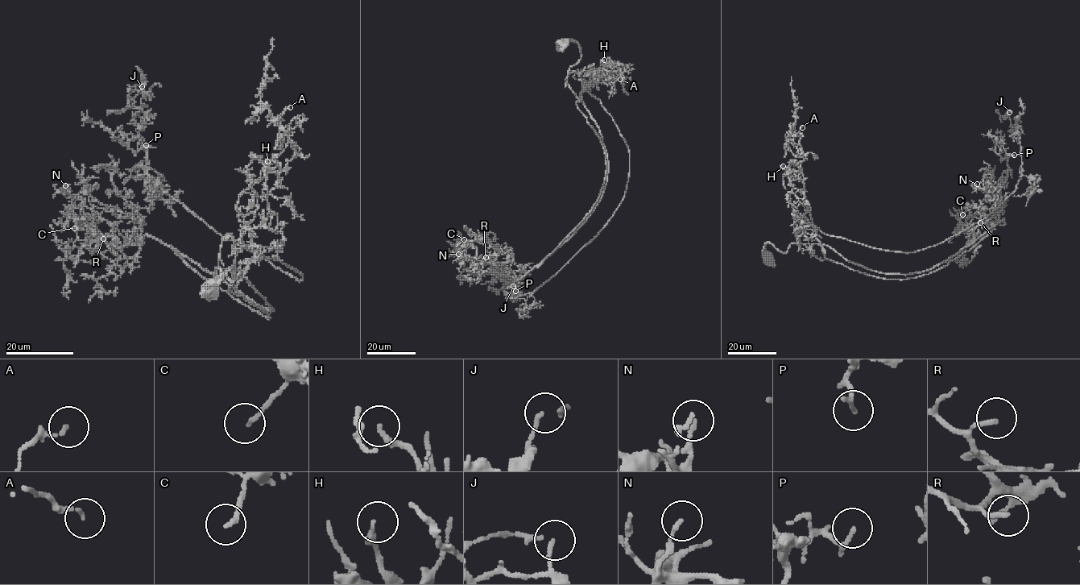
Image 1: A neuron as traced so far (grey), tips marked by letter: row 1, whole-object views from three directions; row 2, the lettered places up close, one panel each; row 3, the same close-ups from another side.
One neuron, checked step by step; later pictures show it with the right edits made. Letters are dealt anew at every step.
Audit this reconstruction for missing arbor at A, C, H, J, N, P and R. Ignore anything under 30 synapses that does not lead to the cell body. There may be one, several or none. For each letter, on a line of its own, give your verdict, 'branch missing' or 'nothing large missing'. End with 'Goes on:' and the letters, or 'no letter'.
A: nothing large missing
C: nothing large missing
H: nothing large missing
J: nothing large missing
N: nothing large missing
P: nothing large missing
R: nothing large missing
Goes on: no letter

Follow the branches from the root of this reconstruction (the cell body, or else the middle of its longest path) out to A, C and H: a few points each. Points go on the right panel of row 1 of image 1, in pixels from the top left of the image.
A: (767, 258), (767, 242), (784, 252), (792, 243), (821, 245), (796, 164), (804, 159), (788, 144), (802, 127)
C: (767, 258), (767, 242), (784, 252), (818, 243), (879, 272), (922, 272), (1004, 224), (962, 214)
H: (767, 258), (767, 242), (784, 252), (792, 243), (821, 245), (804, 200), (803, 175), (789, 172), (783, 166)

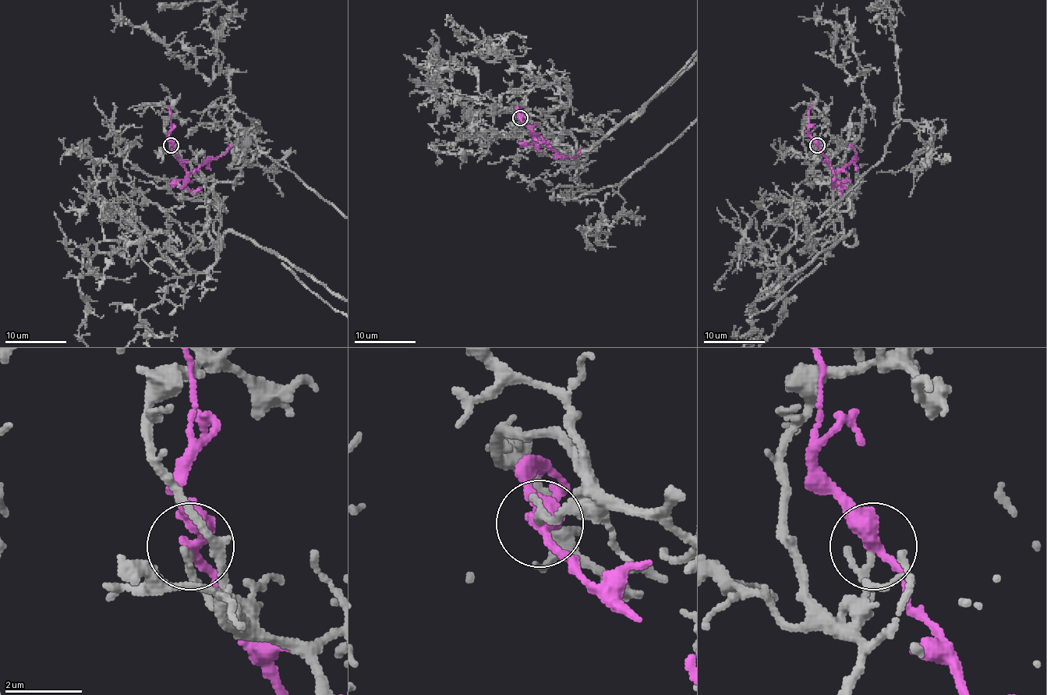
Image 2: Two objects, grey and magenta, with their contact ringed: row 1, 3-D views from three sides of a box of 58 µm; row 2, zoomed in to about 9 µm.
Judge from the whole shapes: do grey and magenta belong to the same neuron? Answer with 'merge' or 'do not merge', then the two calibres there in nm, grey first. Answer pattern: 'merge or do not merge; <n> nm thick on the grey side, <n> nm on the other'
do not merge; 130 nm thick on the grey side, 360 nm on the other

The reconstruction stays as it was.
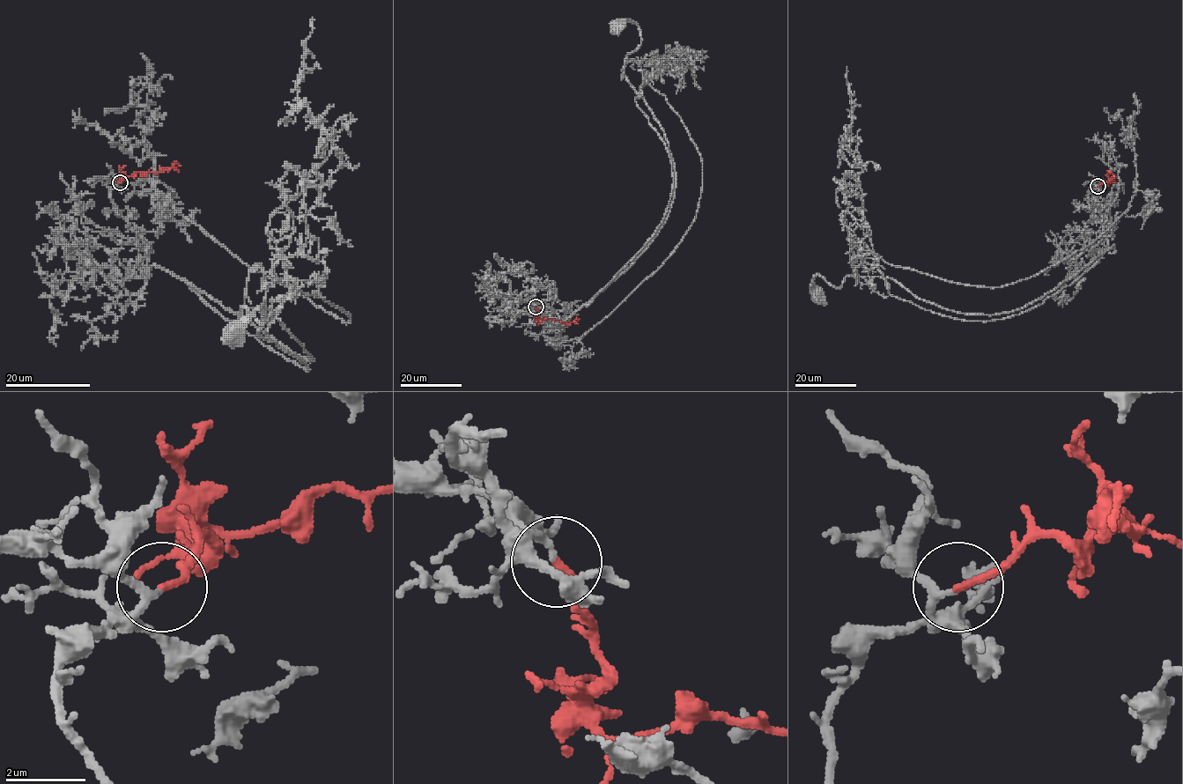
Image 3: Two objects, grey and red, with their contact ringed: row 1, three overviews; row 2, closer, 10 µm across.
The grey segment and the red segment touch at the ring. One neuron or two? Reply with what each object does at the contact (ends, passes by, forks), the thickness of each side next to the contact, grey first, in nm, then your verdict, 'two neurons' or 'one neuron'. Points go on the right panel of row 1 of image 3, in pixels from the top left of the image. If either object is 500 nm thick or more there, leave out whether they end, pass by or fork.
grey passes by | red ends | 160/180 nm | one neuron

